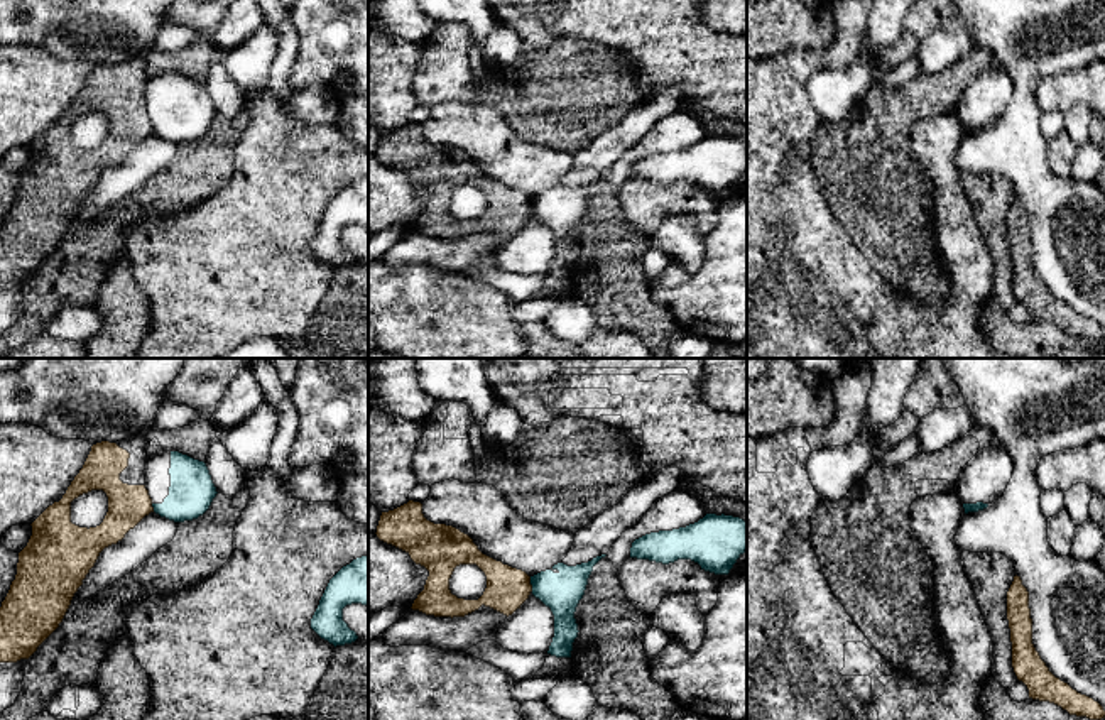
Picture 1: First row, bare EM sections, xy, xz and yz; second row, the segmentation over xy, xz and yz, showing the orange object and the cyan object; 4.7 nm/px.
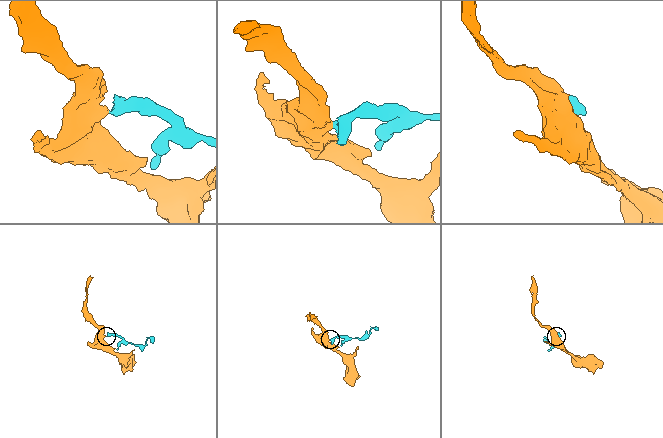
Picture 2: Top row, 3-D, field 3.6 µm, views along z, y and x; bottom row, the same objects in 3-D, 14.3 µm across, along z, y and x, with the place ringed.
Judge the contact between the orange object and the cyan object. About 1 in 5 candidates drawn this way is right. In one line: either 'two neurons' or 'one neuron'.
two neurons

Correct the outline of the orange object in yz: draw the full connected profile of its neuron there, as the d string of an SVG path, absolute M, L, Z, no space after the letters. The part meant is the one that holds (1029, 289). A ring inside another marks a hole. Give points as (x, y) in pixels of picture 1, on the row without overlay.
M1017 196L1007 213L1007 242L1012 264L1012 289L1017 301L1027 308L1029 319L1054 325L1070 336L1090 341L1105 340L1105 331L1098 323L1056 299L1041 281L1032 265L1029 213Z

